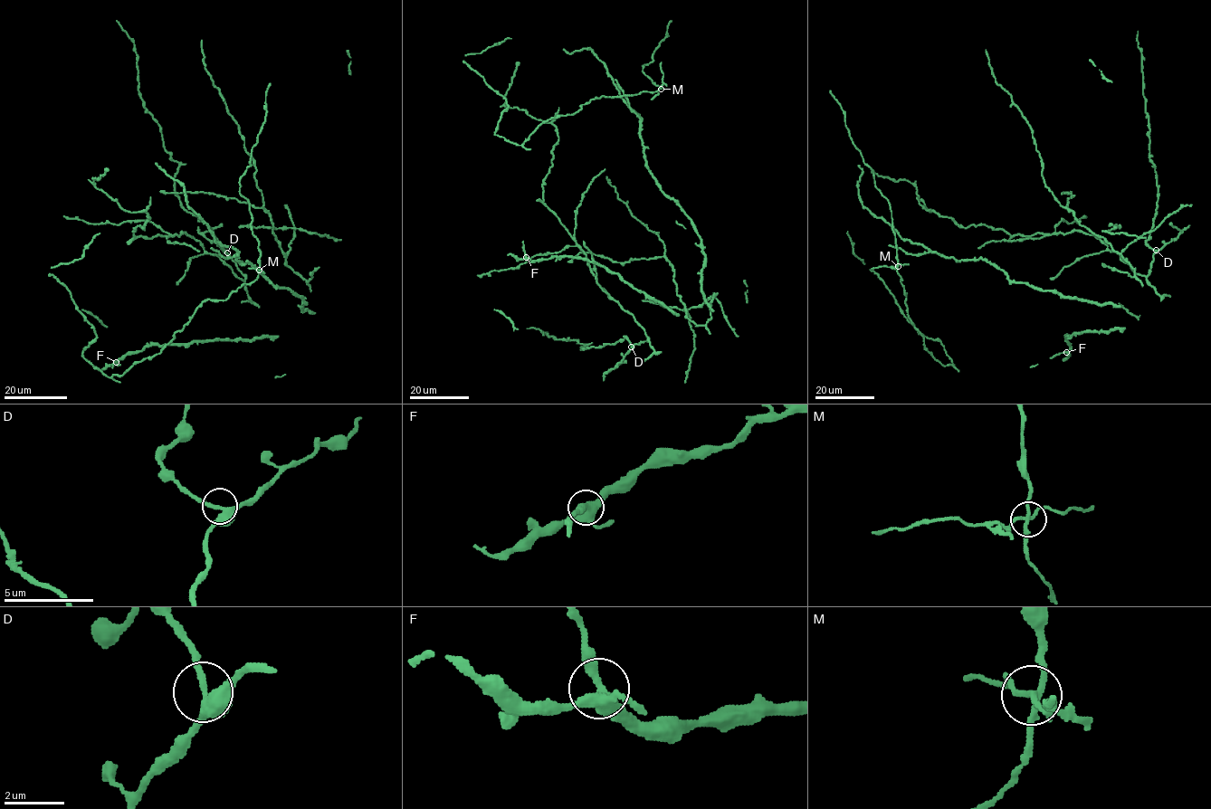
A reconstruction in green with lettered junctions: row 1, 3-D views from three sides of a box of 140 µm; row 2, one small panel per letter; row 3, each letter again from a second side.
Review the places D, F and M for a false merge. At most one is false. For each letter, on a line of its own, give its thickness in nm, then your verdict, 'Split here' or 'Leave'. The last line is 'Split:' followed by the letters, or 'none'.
D: Thickness 280 nm. Leave
F: Thickness 400 nm. Leave
M: Thickness 190 nm. Split here
Split: M

